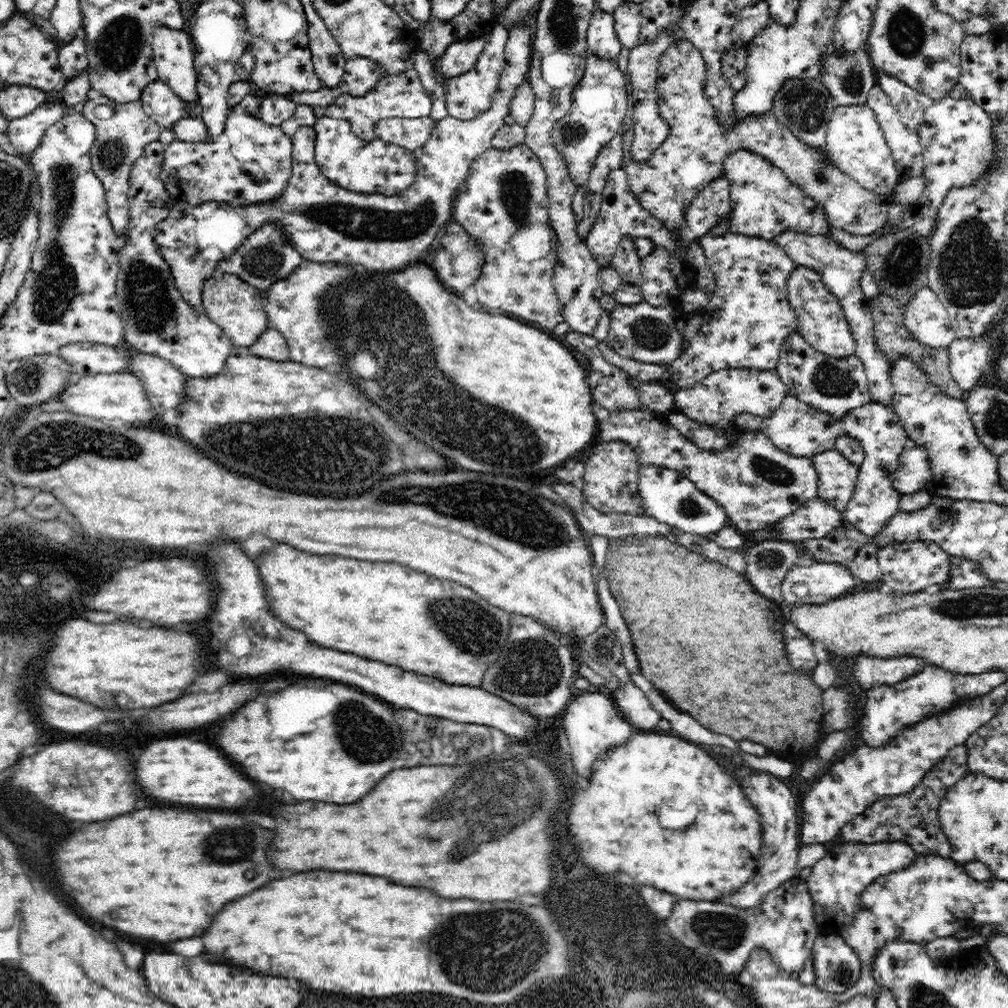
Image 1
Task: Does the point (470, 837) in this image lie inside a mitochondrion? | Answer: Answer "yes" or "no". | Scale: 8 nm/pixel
yes

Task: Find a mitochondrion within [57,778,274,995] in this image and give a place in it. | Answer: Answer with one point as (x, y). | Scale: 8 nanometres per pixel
(238, 846)

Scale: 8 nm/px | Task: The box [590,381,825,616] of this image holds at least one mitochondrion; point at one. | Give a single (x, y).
(770, 470)

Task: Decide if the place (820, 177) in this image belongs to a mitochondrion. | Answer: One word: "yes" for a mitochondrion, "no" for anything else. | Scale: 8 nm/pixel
yes

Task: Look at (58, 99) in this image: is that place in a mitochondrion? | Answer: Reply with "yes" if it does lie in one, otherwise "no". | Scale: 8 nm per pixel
no

